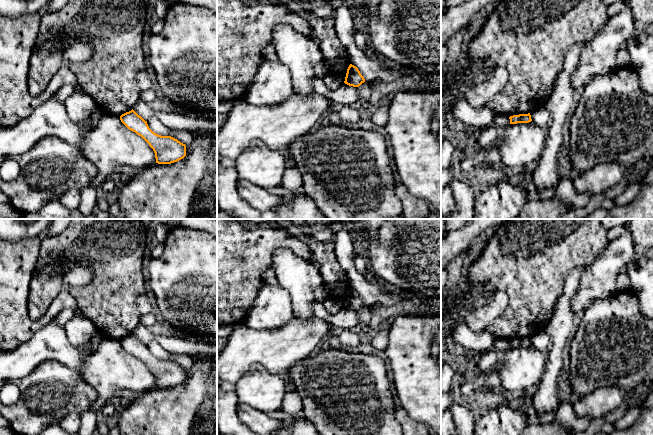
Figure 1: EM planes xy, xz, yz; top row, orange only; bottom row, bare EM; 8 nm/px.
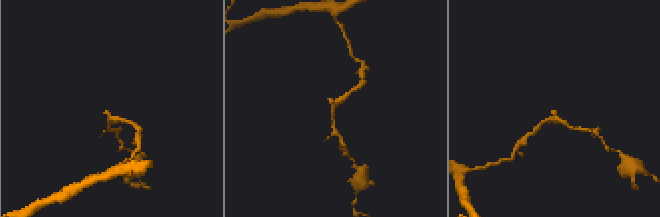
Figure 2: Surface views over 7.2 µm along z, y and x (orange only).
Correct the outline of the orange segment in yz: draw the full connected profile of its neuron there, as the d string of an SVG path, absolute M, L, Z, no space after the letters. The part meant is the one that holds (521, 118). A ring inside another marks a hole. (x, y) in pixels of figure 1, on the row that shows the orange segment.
M530 113L513 115L510 116L509 119L510 119L510 124L529 123L532 121Z

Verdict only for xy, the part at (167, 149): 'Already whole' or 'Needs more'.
Already whole

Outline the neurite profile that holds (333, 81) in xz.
M328 72L323 78L323 81L327 88L332 91L339 89L344 84L343 79L334 72Z

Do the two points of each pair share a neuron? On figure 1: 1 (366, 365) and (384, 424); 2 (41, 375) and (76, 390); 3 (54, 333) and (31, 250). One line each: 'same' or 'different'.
1: same
2: same
3: different

